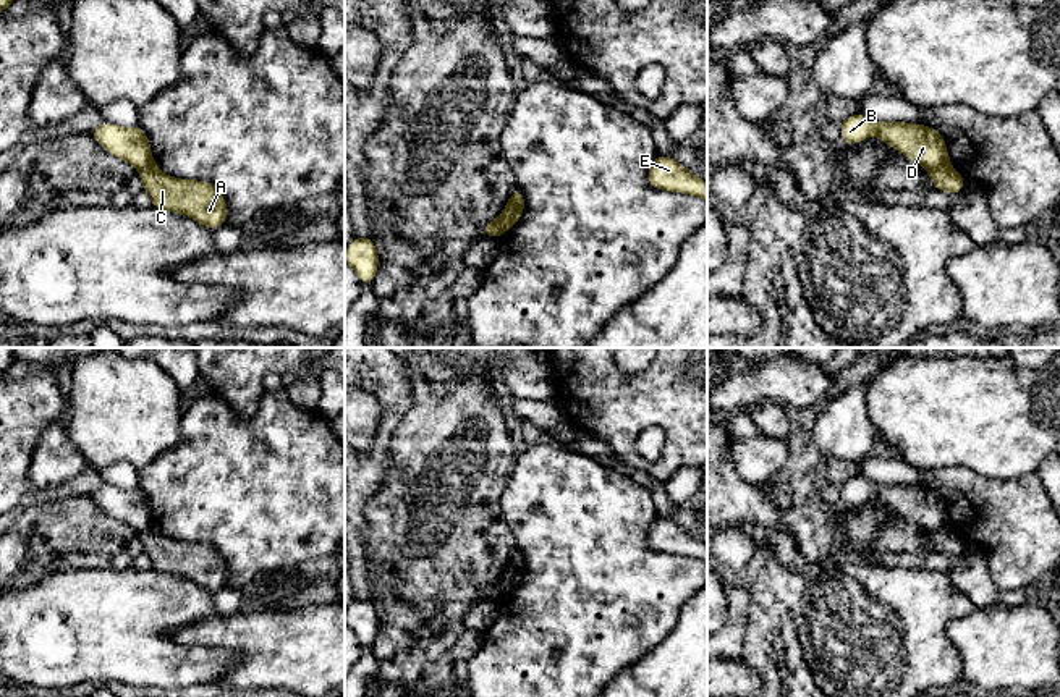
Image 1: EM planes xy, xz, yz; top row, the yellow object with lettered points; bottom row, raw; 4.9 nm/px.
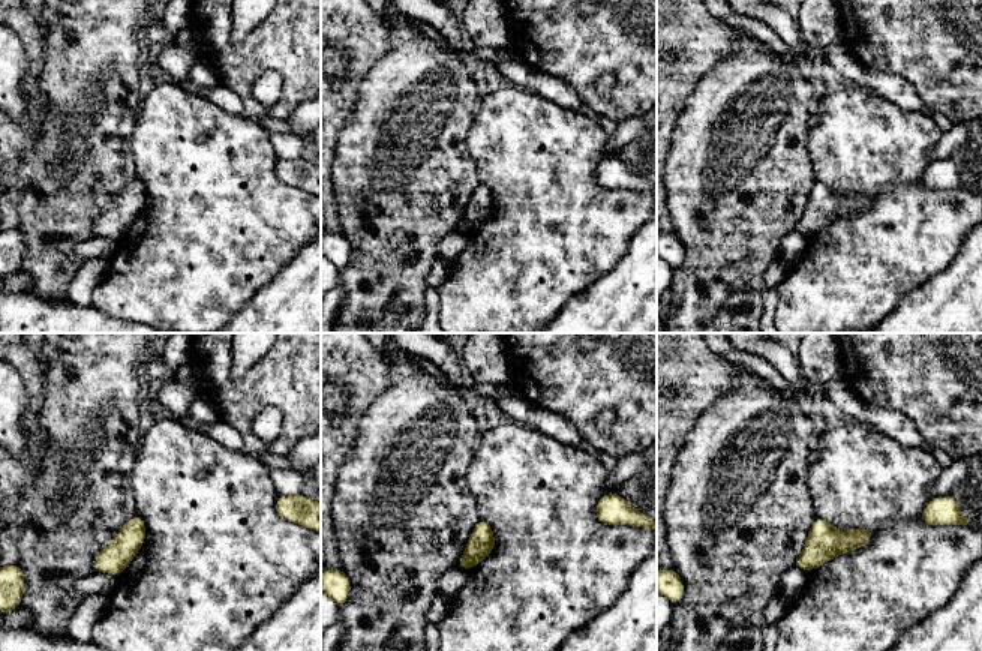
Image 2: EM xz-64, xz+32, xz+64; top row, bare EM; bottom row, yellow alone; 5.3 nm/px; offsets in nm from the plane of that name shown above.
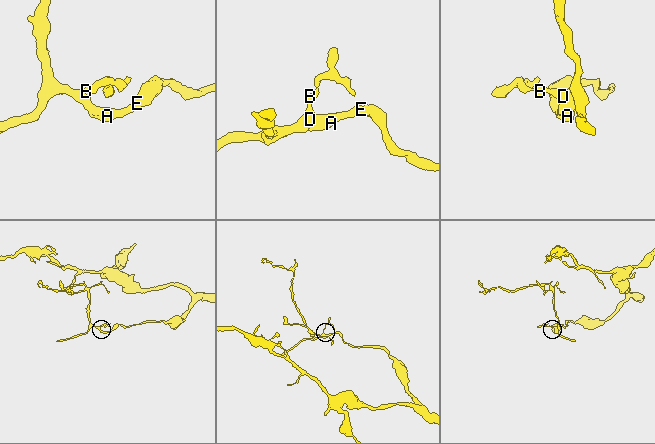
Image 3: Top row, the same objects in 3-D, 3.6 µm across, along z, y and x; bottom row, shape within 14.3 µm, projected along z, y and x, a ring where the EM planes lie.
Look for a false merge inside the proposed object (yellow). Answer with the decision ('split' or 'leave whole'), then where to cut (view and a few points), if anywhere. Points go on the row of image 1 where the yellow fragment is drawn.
split; cut xz (505, 209), (496, 236)

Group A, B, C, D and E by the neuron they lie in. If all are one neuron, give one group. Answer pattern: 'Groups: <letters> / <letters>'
Groups: A C E / B D

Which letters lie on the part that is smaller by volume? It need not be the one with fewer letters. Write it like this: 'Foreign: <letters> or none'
Foreign: B, D

